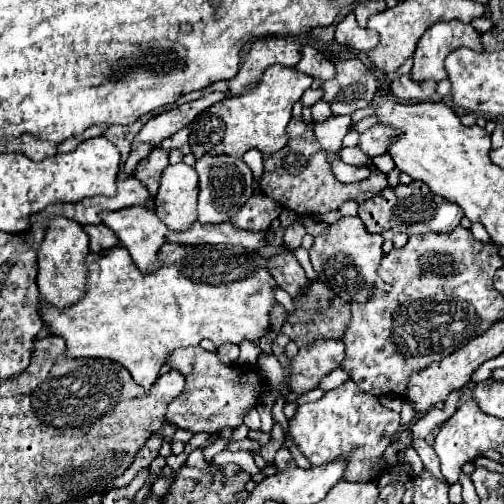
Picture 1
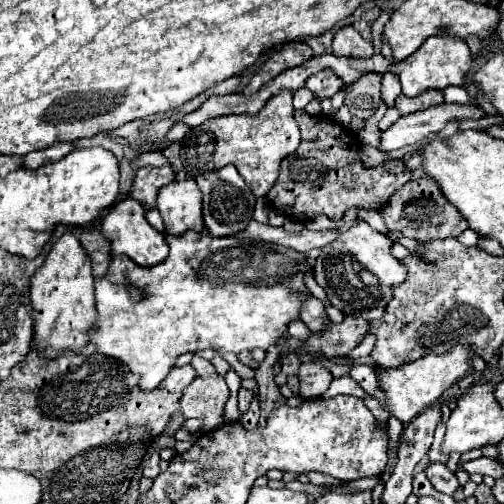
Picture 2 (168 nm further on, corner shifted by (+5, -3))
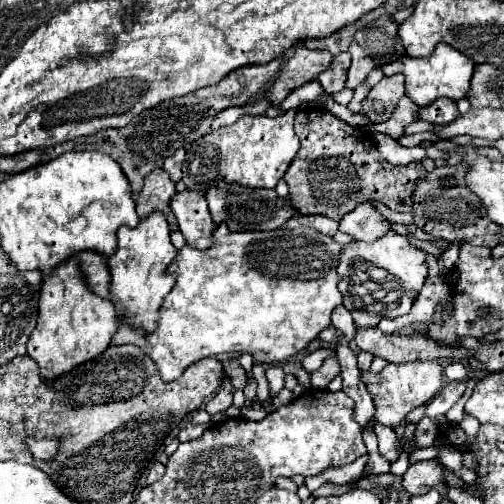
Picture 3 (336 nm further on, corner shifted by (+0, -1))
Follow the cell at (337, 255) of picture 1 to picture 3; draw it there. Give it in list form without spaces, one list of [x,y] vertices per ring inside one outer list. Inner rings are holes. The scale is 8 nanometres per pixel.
[[[387,232],[383,238],[367,244],[367,242],[353,242],[347,244],[341,262],[337,266],[337,274],[341,278],[339,290],[343,294],[343,306],[351,312],[353,324],[357,330],[365,326],[377,326],[383,318],[397,318],[407,314],[419,296],[425,278],[427,278],[427,254],[413,246],[405,236],[395,232]],[[371,268],[381,268],[389,274],[389,282],[381,284],[369,276]]]

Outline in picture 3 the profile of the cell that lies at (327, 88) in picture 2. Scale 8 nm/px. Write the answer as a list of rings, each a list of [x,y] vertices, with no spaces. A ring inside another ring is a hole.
[[[345,52],[345,66],[339,64],[339,62],[331,62],[331,68],[319,76],[319,84],[323,86],[325,92],[335,94],[335,92],[341,92],[345,88],[345,78],[347,78],[349,64],[351,64],[351,54],[349,52]]]

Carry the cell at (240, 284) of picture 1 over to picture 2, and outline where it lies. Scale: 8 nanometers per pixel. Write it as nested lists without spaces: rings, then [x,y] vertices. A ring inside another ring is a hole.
[[[208,234],[166,236],[166,242],[170,246],[170,256],[162,264],[142,268],[126,256],[114,256],[108,272],[94,282],[98,318],[94,328],[88,330],[88,338],[100,354],[124,362],[132,374],[140,378],[138,382],[144,392],[154,390],[172,370],[176,356],[184,352],[204,348],[232,354],[254,348],[268,350],[268,346],[276,344],[278,338],[286,334],[288,322],[298,318],[300,302],[308,296],[302,276],[306,270],[312,270],[312,262],[304,254],[260,242],[210,238]],[[130,284],[144,294],[138,302],[130,296]]]

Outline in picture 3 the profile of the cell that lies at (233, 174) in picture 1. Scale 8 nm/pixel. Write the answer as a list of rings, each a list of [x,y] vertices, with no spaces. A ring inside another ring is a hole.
[[[217,184],[207,194],[207,204],[217,224],[225,222],[233,232],[245,230],[275,230],[283,228],[287,220],[291,220],[297,210],[291,206],[291,198],[279,198],[275,190],[263,188],[243,188],[237,184]]]

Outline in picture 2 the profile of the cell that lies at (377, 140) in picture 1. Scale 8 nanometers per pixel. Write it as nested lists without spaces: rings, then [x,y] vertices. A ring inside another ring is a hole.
[[[438,104],[428,110],[412,112],[406,116],[400,116],[398,122],[394,122],[390,128],[380,132],[378,150],[398,150],[402,146],[412,146],[426,138],[432,132],[440,132],[446,122],[450,120],[466,120],[466,118],[482,118],[486,116],[482,108],[476,108],[472,104]]]

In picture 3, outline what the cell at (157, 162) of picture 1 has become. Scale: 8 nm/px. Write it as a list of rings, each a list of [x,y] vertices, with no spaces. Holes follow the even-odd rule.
[[[155,170],[145,178],[145,186],[137,196],[137,214],[139,218],[147,218],[151,212],[159,210],[167,216],[171,232],[177,230],[177,220],[169,208],[169,202],[175,194],[175,184],[171,182],[165,170]]]

